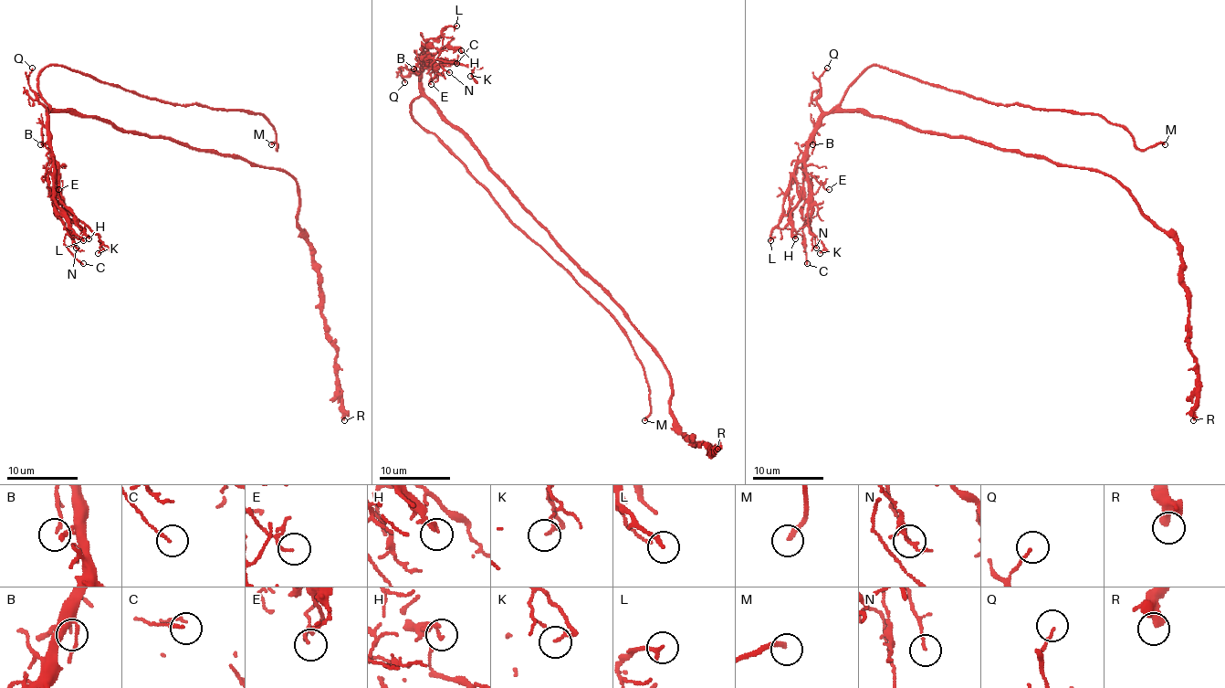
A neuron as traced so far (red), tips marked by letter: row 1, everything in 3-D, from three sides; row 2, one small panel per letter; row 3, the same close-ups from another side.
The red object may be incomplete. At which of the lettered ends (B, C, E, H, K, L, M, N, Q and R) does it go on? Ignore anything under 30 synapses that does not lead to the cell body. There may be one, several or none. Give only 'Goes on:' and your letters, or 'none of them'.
Goes on: M

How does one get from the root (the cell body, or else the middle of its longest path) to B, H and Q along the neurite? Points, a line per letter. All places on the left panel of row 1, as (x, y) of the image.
B: (115, 126), (101, 120), (81, 118), (72, 111), (49, 111), (47, 123), (42, 128), (40, 144)
H: (115, 126), (72, 111), (47, 114), (47, 189), (88, 238)
Q: (115, 126), (101, 120), (81, 118), (72, 111), (47, 112), (28, 84), (32, 68)

